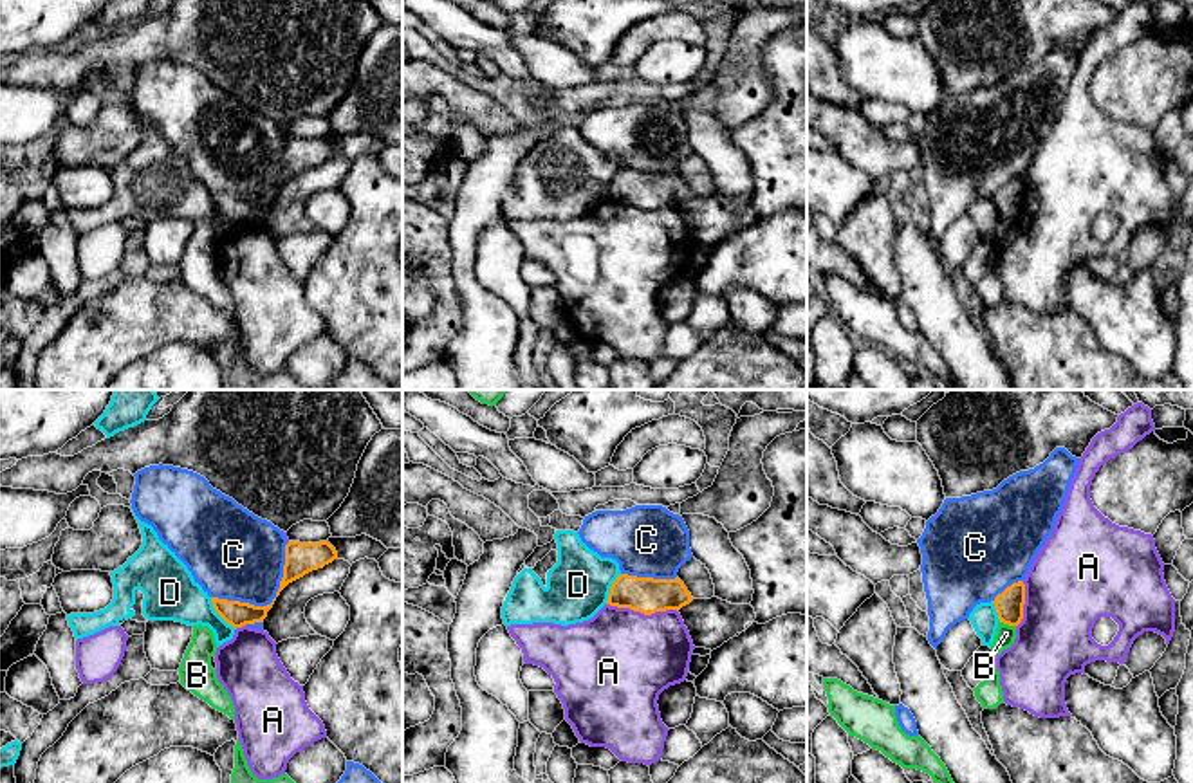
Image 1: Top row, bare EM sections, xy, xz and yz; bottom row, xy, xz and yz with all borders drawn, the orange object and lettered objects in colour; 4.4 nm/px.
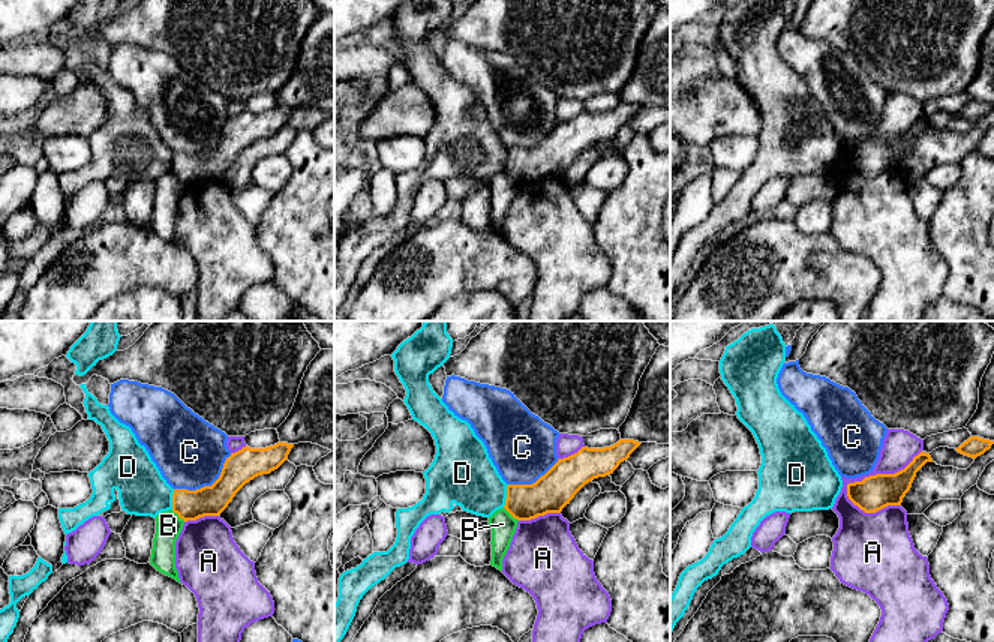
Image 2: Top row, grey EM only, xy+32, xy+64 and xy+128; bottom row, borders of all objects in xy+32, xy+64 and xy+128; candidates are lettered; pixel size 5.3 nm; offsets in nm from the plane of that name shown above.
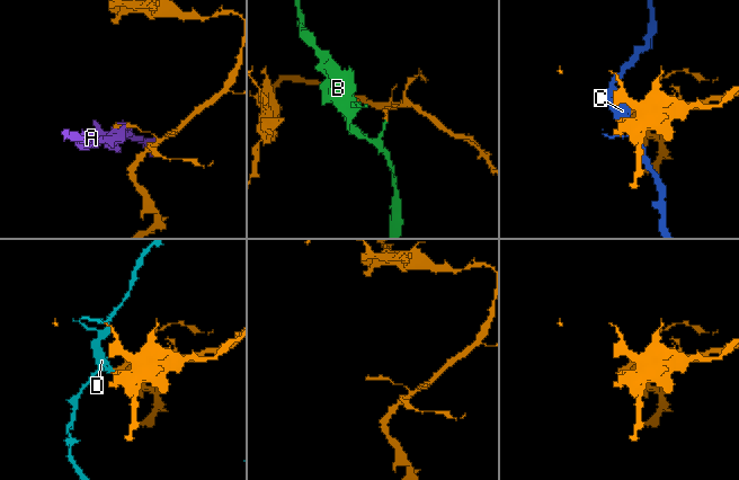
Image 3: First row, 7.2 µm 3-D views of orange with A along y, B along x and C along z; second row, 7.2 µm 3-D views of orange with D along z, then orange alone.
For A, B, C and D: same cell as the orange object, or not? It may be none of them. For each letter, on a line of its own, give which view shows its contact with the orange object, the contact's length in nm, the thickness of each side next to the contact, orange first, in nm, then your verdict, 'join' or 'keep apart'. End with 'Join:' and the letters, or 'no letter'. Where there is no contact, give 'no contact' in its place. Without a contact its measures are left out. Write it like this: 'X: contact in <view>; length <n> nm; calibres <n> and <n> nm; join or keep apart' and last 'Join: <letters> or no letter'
A: contact in xz; length 320 nm; calibres 160 and 460 nm; keep apart
B: contact in yz; length 80 nm; calibres 130 and 90 nm; keep apart
C: contact in xy; length 440 nm; calibres 140 and 380 nm; keep apart
D: contact in xy; length 180 nm; calibres 120 and 240 nm; keep apart
Join: no letter

